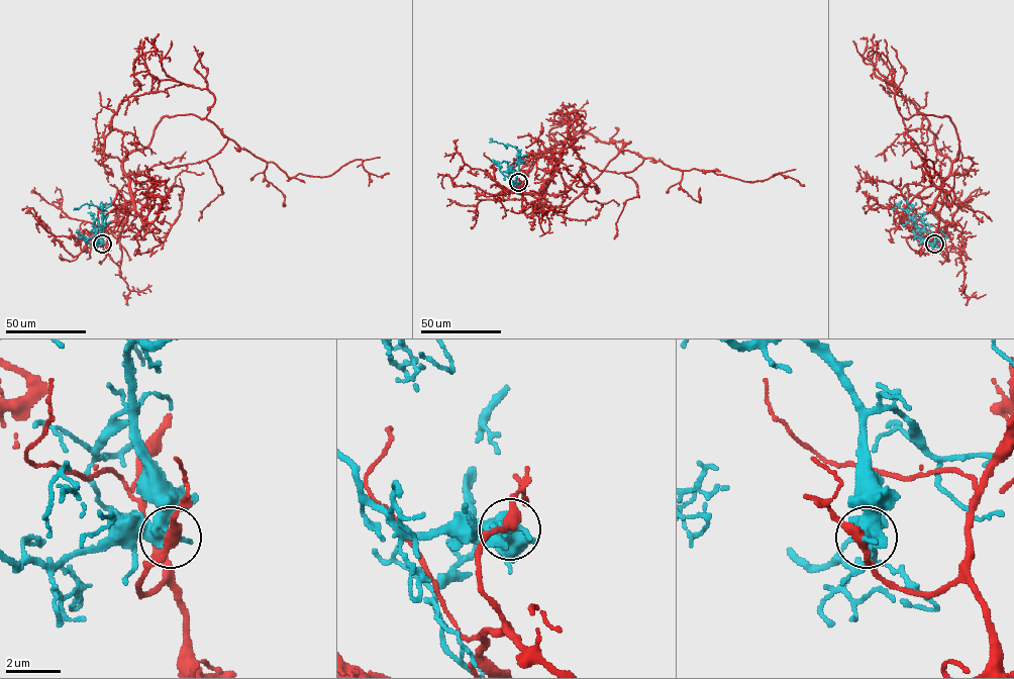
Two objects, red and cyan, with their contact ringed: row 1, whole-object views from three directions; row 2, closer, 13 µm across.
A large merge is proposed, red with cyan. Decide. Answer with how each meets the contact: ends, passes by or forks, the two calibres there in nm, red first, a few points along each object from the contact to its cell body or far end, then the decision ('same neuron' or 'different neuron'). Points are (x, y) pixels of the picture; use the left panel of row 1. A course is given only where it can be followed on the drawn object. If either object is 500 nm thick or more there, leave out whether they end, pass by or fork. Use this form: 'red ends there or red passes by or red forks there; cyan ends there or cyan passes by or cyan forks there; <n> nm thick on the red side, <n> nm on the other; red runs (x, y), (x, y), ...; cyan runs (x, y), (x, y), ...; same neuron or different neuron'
red passes by; cyan passes by; 320 nm thick on the red side, 440 nm on the other; red runs (102, 244), (133, 207), (123, 162), (164, 116), (207, 118), (289, 177), (356, 160), (389, 173); cyan runs (102, 244), (102, 210), (87, 203), (77, 208); different neuron

